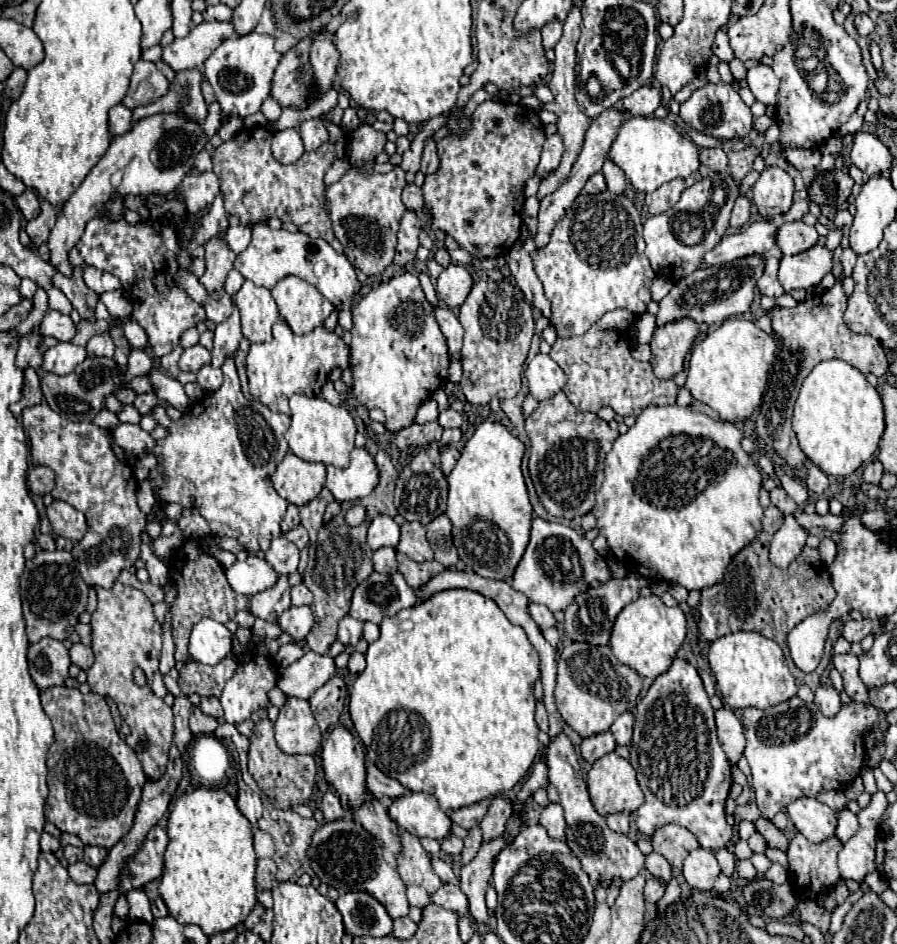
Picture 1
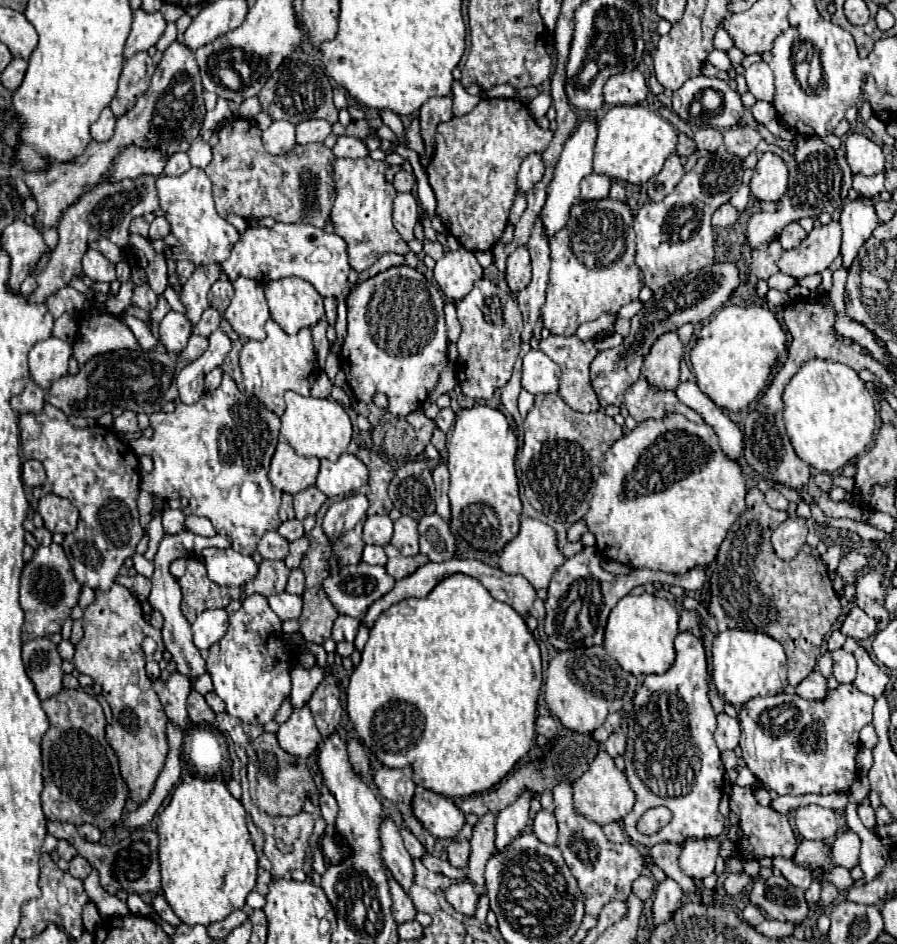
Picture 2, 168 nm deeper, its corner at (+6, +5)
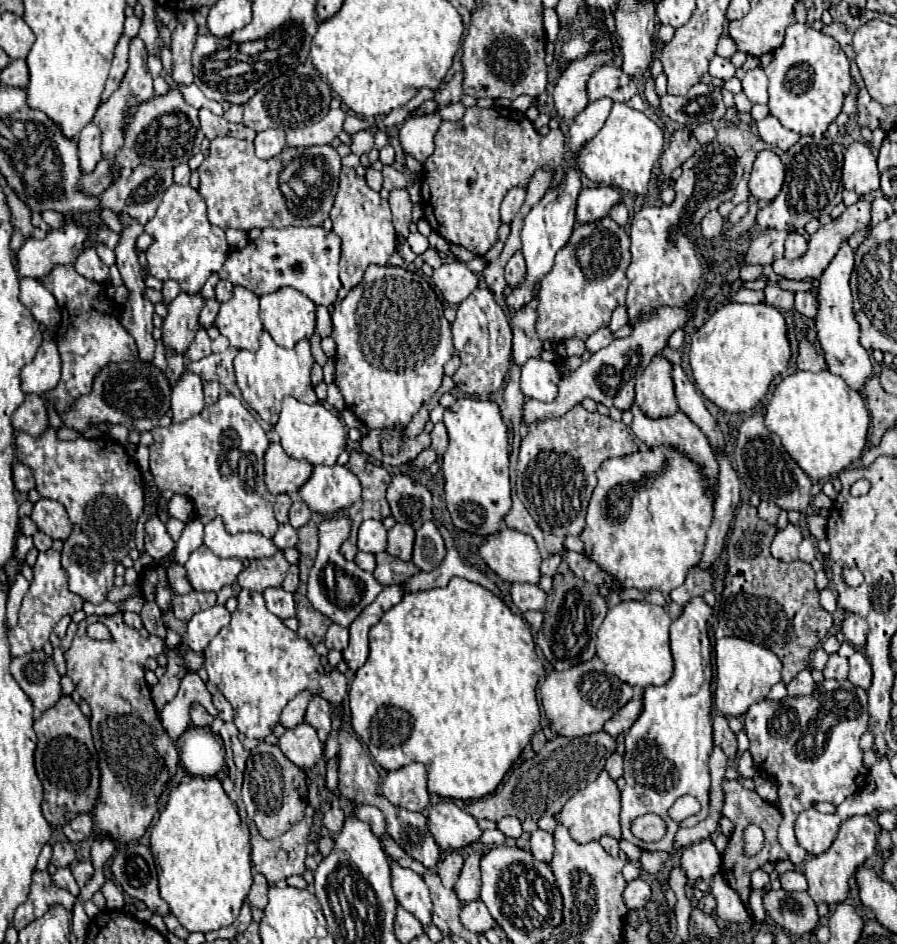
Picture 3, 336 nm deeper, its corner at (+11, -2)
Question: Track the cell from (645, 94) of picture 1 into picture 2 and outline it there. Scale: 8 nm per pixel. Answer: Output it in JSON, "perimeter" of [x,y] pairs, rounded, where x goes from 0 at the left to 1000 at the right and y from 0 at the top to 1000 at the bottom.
{"perimeter":[[[703,74],[681,81],[672,93],[672,100],[679,112],[690,112],[690,110],[708,112],[719,108],[724,93],[717,78],[712,74]]]}

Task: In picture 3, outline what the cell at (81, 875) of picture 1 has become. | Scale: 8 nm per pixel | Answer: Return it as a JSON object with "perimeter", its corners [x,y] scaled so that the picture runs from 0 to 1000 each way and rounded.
{"perimeter":[[[87,912],[87,914],[80,916],[80,927],[82,927],[85,935],[87,935],[89,940],[94,940],[94,938],[103,931],[103,927],[105,927],[105,918],[103,918],[100,912]]]}

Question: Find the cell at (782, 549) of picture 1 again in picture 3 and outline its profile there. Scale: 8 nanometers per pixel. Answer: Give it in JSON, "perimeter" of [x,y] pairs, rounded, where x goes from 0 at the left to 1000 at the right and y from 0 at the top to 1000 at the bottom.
{"perimeter":[[[878,556],[874,563],[867,563],[861,573],[861,590],[867,594],[885,594],[890,592],[890,577],[894,573],[894,565],[890,556]]]}

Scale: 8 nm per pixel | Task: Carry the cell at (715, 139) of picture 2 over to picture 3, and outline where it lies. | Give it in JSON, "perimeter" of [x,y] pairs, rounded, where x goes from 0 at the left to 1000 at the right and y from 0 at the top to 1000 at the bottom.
{"perimeter":[[[783,130],[783,132],[778,132],[774,137],[774,145],[778,147],[780,154],[787,154],[787,151],[792,151],[798,145],[798,137],[796,137],[794,130]]]}

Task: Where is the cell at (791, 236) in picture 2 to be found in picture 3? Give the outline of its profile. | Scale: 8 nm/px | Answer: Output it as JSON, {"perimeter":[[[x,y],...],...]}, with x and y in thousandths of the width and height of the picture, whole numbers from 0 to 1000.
{"perimeter":[[[883,245],[883,247],[878,249],[878,253],[876,253],[874,272],[876,272],[876,274],[890,274],[890,272],[894,272],[899,266],[901,266],[901,255],[899,255],[892,247]]]}

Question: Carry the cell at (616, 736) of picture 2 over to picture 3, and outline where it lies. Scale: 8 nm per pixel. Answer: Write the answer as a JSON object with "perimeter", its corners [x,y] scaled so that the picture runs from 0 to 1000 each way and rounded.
{"perimeter":[[[685,798],[682,802],[678,802],[678,806],[676,806],[676,813],[673,813],[676,817],[678,817],[678,821],[687,827],[689,823],[693,823],[693,800],[689,800],[689,798]]]}

